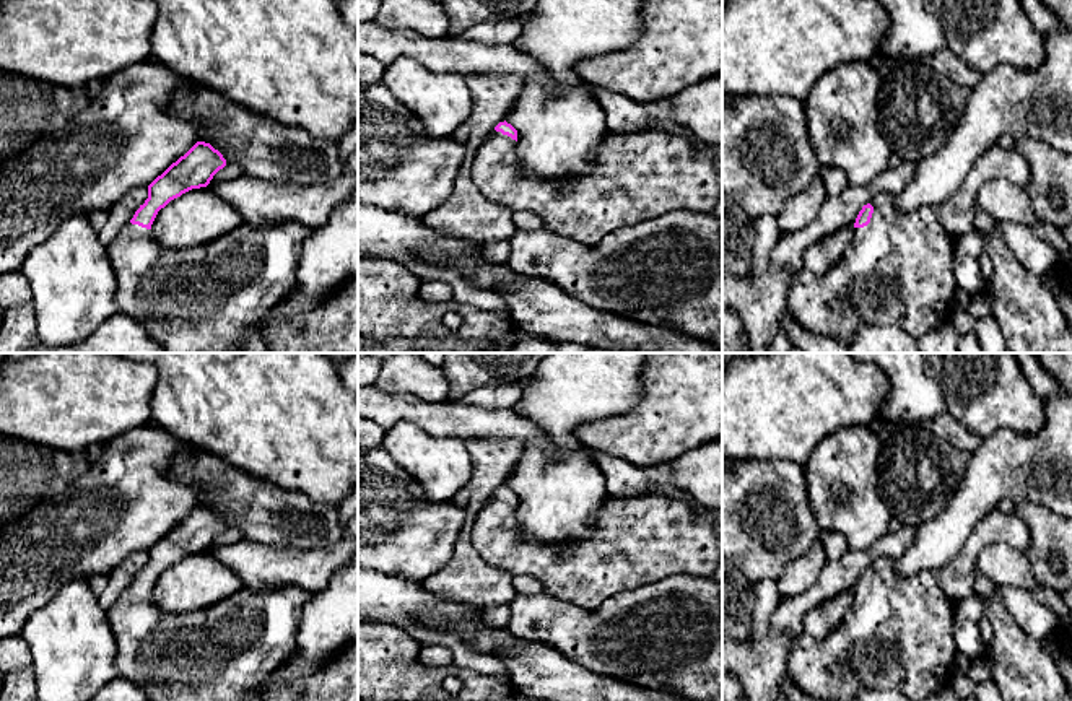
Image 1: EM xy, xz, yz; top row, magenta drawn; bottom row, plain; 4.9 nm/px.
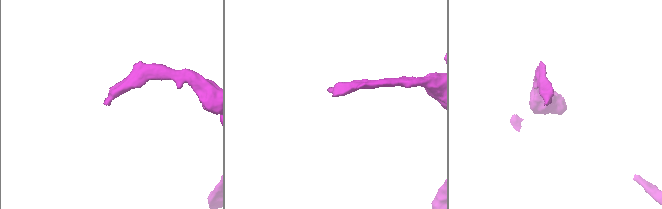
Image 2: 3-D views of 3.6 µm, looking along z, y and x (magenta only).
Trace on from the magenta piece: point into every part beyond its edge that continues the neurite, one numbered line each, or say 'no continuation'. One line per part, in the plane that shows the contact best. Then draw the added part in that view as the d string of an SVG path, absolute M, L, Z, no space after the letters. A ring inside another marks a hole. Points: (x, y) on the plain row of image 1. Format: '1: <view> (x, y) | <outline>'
1: yz (898, 635) | M878 558L870 566L870 587L856 592L839 626L825 639L800 634L791 646L787 675L817 701L856 701L862 690L896 690L911 701L922 701L952 681L958 655L953 638L957 610L930 571L909 577L893 569L893 561Z

